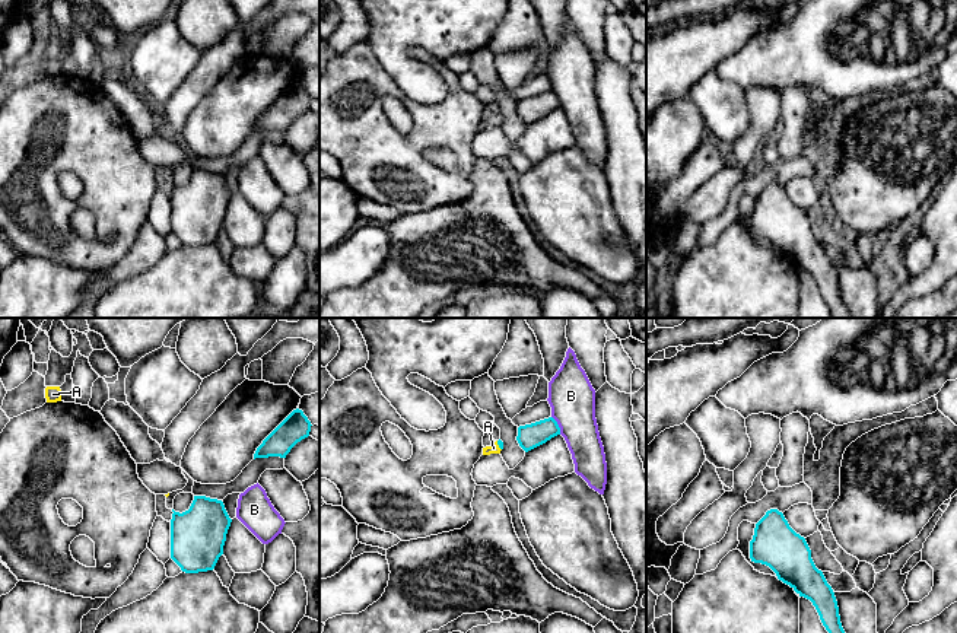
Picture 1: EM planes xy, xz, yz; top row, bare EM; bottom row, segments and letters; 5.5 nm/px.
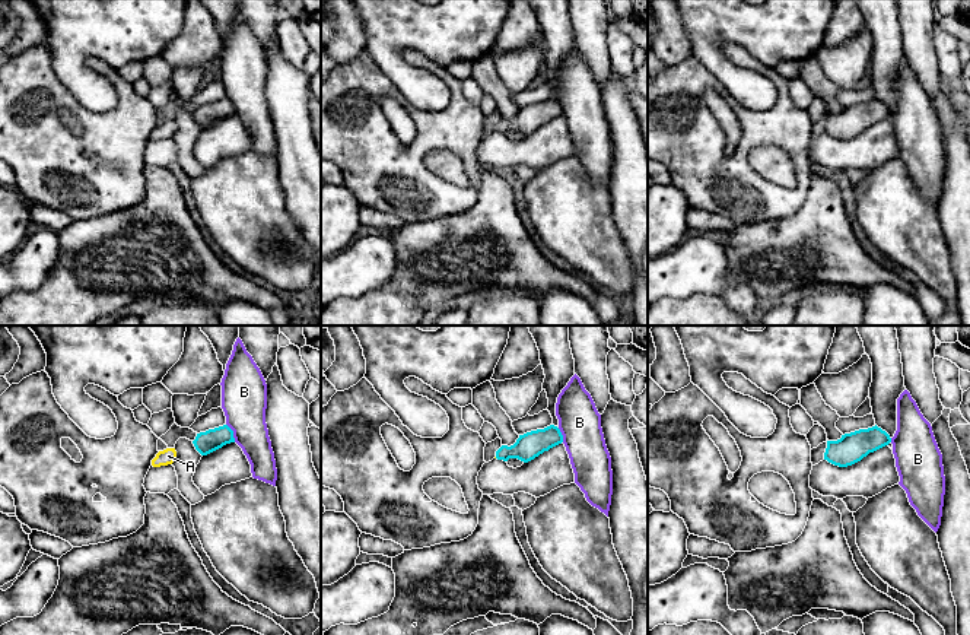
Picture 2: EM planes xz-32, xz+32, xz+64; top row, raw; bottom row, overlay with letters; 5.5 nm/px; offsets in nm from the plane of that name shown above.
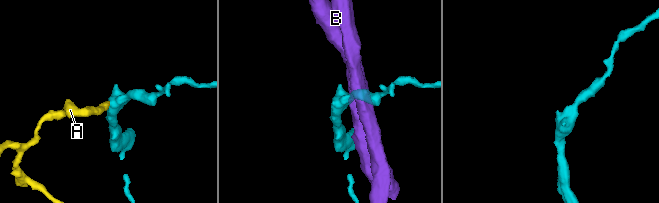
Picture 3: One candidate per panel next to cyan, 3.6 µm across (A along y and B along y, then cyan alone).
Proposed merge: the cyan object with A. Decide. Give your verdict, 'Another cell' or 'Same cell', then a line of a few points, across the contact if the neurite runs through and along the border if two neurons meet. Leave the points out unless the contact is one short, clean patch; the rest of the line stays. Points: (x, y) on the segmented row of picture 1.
Same cell. Line: xz (499, 442), (498, 444), (493, 448)

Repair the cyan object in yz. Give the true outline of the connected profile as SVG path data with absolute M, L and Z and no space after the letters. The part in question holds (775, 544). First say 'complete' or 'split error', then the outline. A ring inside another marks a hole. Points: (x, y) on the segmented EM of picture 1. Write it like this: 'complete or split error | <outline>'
complete | M770 509L756 524L750 559L769 566L779 580L813 602L829 633L845 633L832 586L811 559L804 537L797 534L778 509Z

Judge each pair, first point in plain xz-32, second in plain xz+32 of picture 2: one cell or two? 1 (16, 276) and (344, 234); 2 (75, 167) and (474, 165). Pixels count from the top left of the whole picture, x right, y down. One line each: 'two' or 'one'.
1: two
2: one

